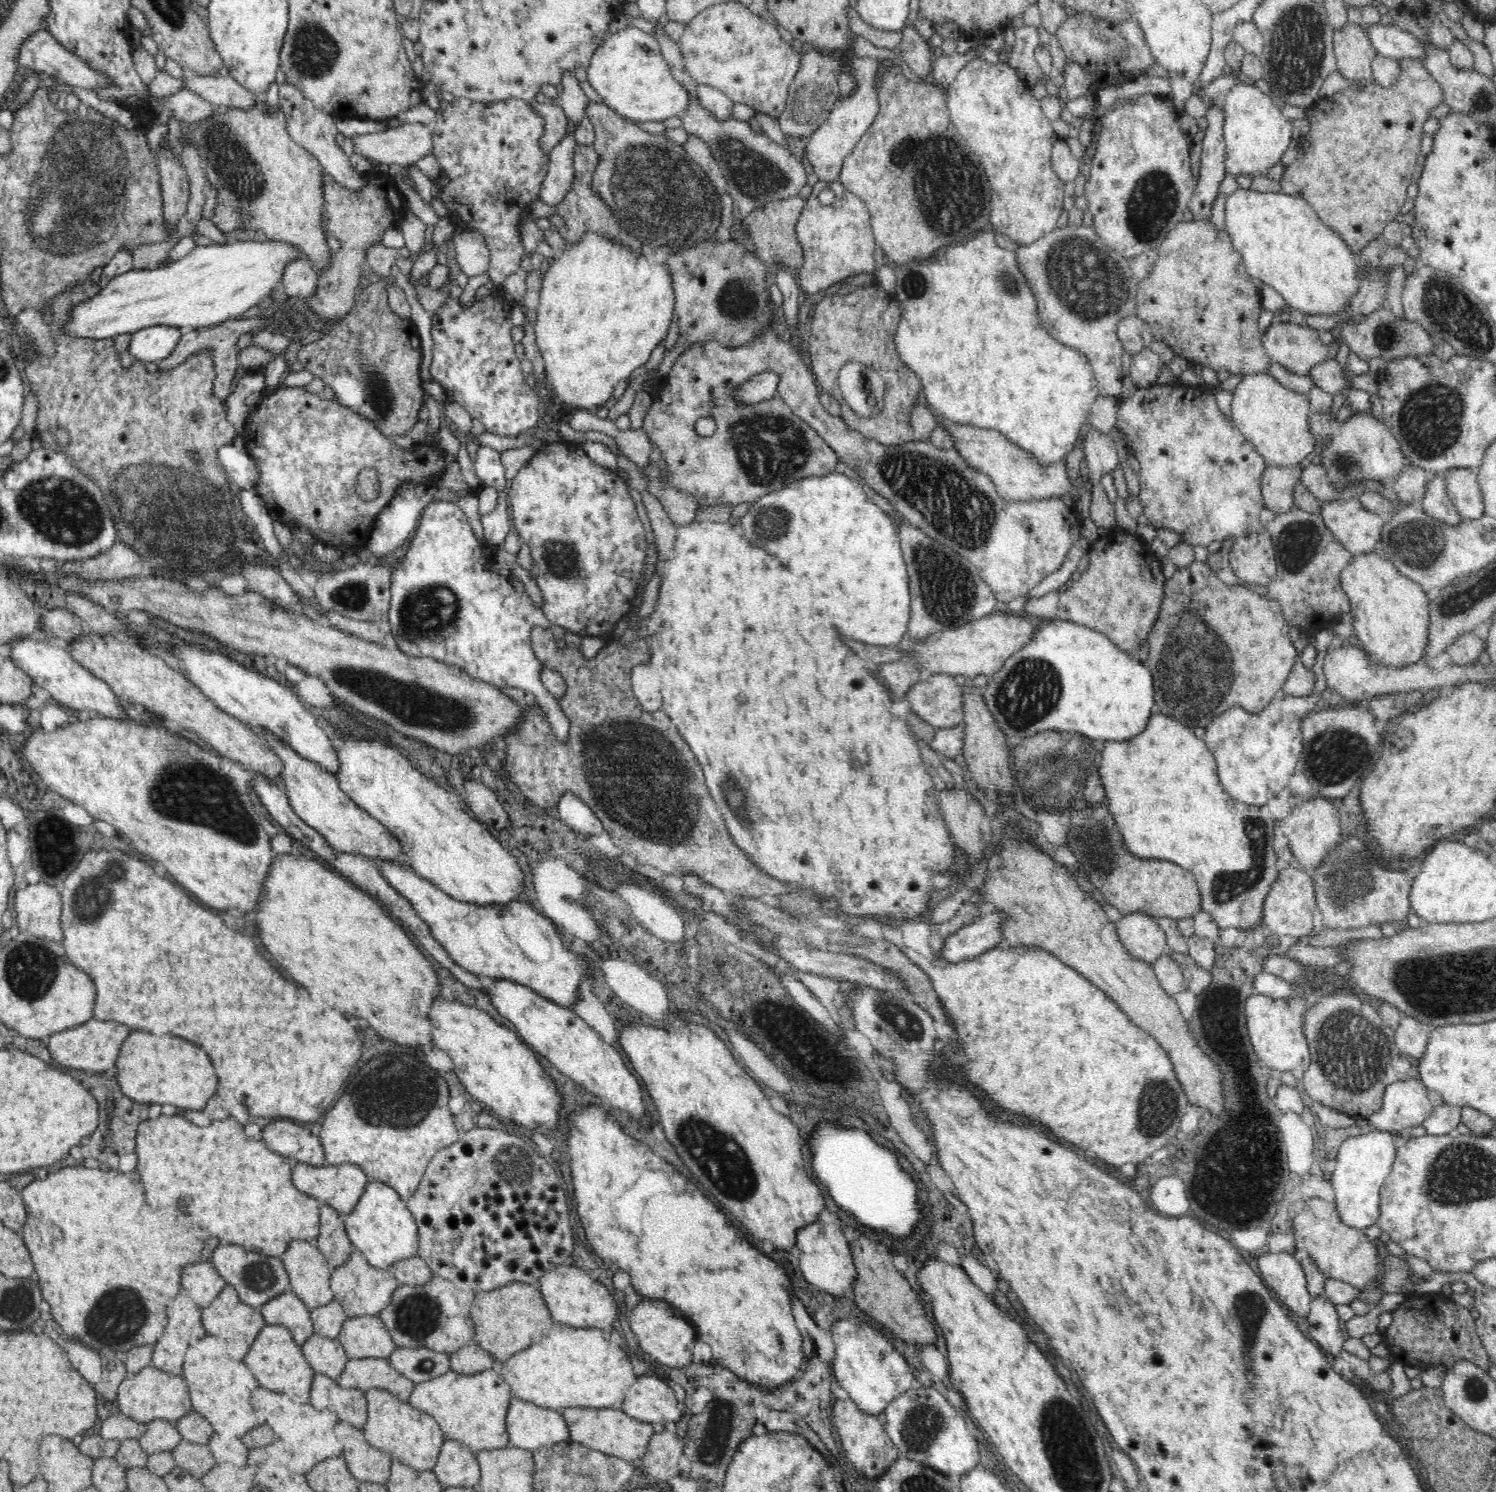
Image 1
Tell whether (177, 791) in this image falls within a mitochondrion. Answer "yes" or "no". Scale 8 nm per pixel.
yes

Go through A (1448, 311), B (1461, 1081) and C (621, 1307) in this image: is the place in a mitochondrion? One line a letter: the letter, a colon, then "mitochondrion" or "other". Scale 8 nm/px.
A: mitochondrion
B: other
C: other

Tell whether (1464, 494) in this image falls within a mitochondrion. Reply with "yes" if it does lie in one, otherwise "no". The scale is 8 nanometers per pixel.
no

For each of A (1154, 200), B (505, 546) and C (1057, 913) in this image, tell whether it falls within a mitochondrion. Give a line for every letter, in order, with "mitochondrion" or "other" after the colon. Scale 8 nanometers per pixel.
A: mitochondrion
B: other
C: other

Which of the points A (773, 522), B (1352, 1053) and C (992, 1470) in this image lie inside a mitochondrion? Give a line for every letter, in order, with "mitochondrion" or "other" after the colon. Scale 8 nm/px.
A: mitochondrion
B: mitochondrion
C: other

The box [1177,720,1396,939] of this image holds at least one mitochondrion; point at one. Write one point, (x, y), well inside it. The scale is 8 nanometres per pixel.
(1344, 882)

